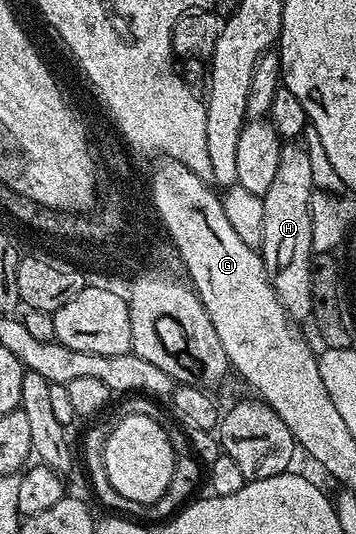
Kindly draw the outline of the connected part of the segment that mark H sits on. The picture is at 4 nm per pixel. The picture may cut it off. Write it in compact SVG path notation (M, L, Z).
M298 145L283 146L280 153L280 165L268 193L262 200L262 246L260 254L262 264L266 266L266 275L270 278L272 289L280 305L291 320L311 318L312 305L312 213L310 196L316 190L314 184L314 163L310 155Z

